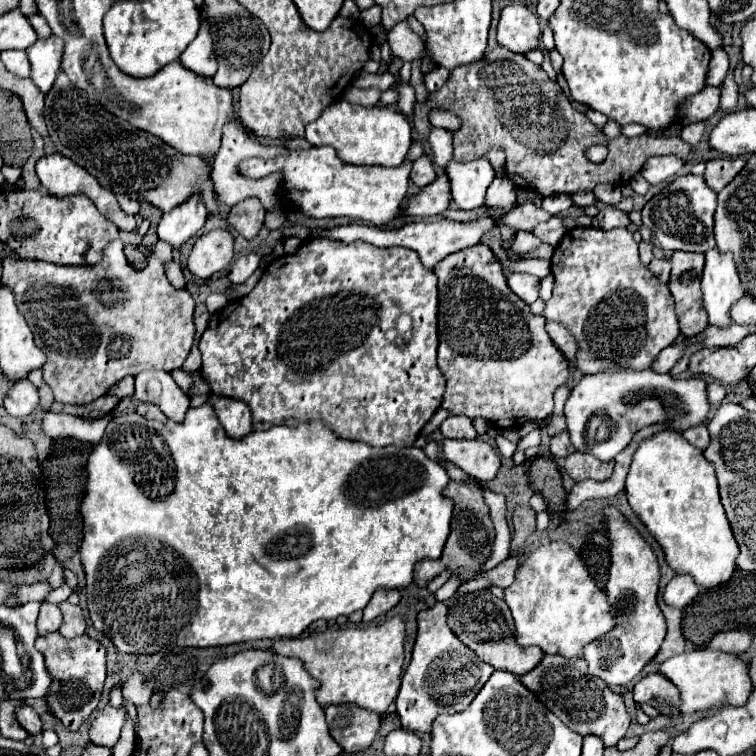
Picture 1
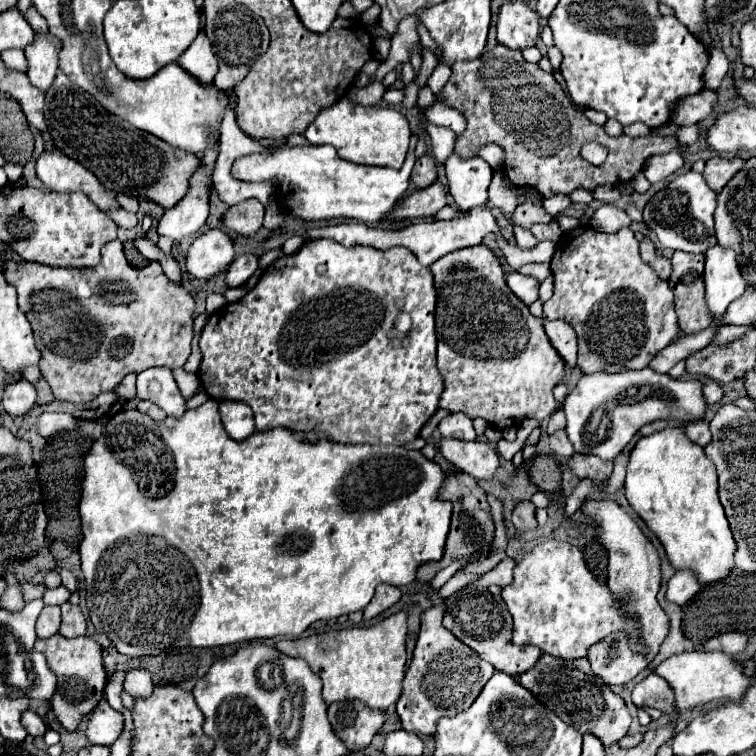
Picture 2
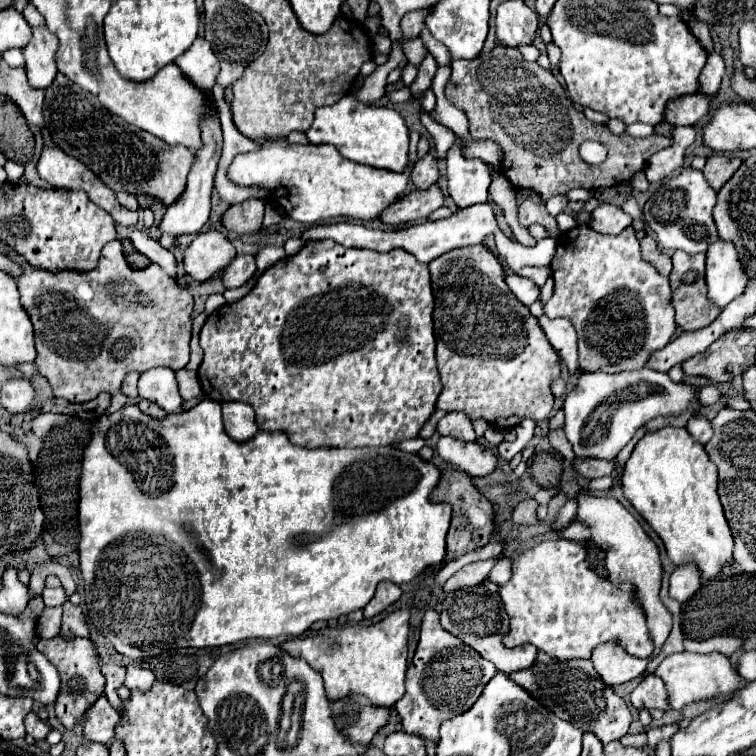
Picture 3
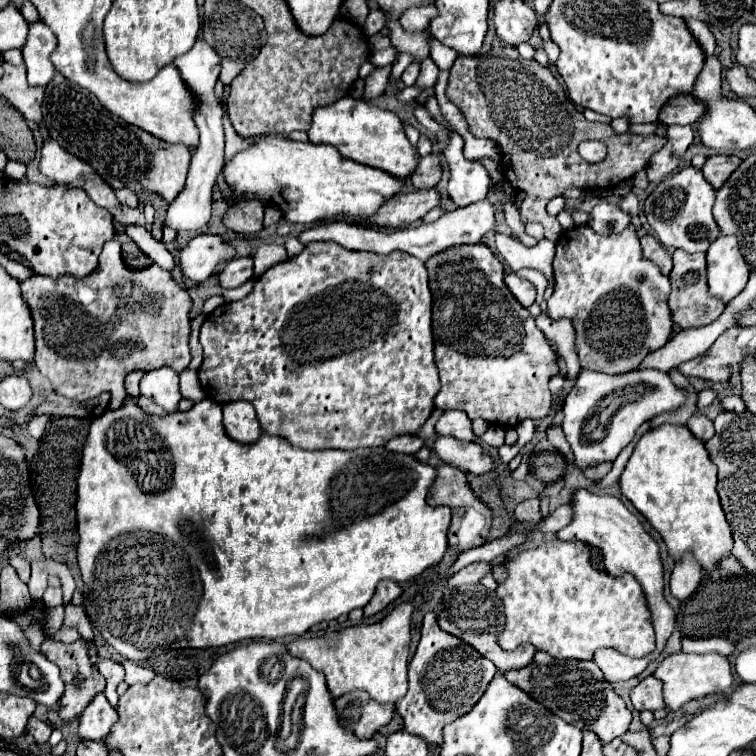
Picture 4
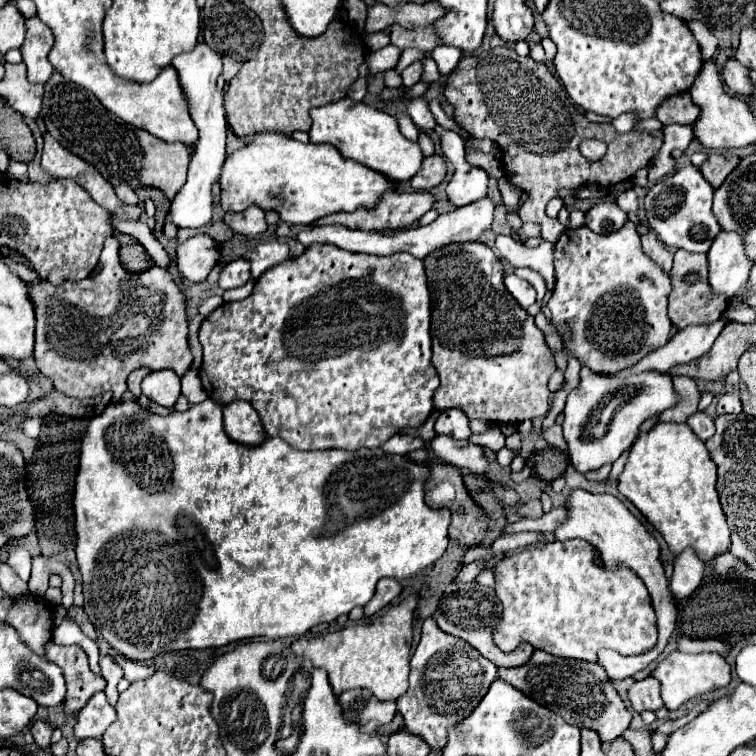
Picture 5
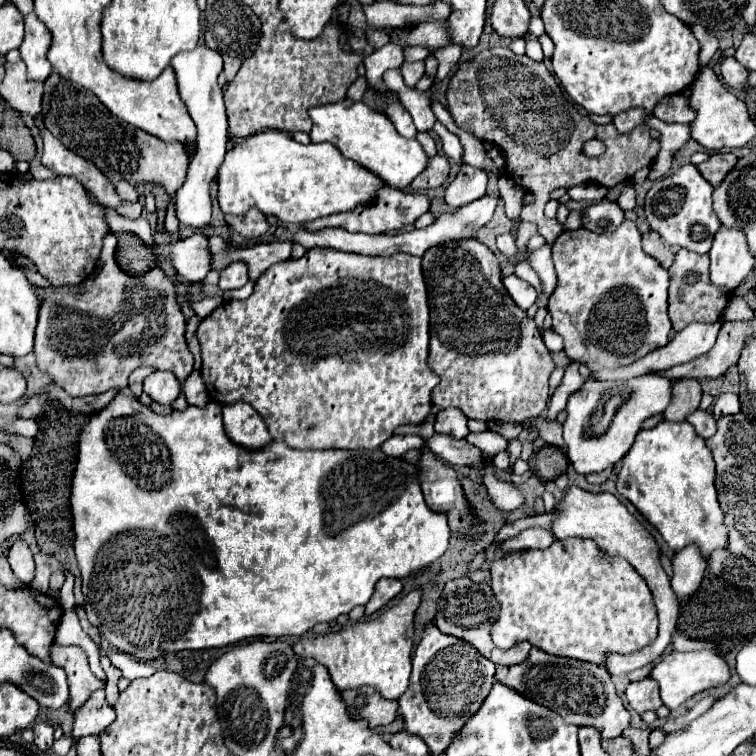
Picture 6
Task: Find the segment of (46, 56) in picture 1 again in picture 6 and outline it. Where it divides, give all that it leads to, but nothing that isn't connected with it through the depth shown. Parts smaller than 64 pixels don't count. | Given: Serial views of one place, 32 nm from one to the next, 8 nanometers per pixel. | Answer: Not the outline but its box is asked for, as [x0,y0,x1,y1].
[20,14,52,82]

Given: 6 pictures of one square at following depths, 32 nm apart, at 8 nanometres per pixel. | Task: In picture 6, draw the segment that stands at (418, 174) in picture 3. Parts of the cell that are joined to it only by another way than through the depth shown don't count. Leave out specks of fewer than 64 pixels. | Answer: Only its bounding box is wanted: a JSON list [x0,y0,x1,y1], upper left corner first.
[410,154,450,192]

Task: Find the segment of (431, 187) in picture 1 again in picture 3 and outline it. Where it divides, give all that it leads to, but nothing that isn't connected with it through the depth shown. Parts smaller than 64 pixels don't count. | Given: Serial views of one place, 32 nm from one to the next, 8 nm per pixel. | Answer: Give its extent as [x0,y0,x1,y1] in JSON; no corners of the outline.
[380,184,444,226]

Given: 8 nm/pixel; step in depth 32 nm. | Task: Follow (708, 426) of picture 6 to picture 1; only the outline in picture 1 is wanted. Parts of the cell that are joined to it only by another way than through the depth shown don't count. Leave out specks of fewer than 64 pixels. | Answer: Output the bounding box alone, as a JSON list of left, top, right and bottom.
[684,424,710,450]

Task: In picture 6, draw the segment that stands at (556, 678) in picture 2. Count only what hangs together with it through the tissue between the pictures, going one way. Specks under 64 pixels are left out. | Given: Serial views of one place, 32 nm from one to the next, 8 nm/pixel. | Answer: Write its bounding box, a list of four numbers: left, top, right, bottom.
[496,648,630,740]

